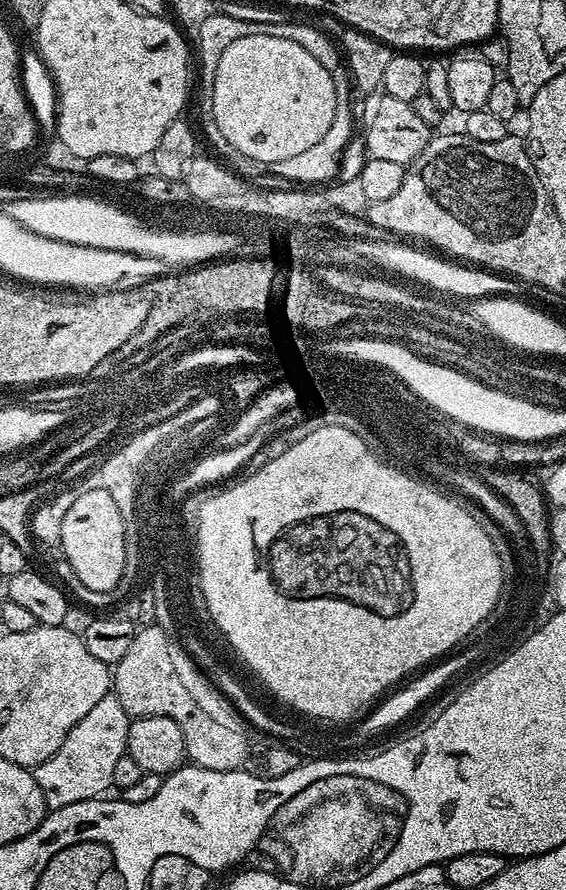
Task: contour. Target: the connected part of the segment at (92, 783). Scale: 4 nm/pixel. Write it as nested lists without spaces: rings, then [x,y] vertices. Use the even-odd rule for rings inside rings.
[[[109,692],[70,730],[66,741],[62,742],[55,754],[33,771],[50,810],[97,799],[107,787],[113,785],[115,763],[127,753],[126,734],[129,733],[131,721],[116,696]]]

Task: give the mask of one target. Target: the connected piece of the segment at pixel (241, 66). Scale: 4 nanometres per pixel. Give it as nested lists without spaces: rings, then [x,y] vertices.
[[[250,34],[246,38],[237,38],[231,46],[226,46],[226,50],[222,50],[222,58],[218,58],[218,70],[210,82],[210,88],[212,88],[211,123],[215,124],[222,138],[226,138],[230,146],[234,146],[234,150],[258,162],[282,162],[282,158],[294,158],[294,154],[303,154],[305,150],[310,150],[310,146],[314,146],[314,142],[318,142],[318,138],[322,138],[322,134],[326,134],[326,130],[330,130],[330,122],[334,122],[336,109],[334,78],[328,73],[326,66],[322,66],[322,62],[314,58],[314,54],[302,50],[298,42],[290,42],[286,34],[280,34],[280,36],[279,34]]]

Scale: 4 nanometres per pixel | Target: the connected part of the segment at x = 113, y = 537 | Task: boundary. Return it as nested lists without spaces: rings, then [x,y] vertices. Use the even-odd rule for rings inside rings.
[[[106,490],[81,491],[80,496],[74,498],[74,506],[66,510],[66,518],[62,518],[62,538],[58,548],[87,590],[115,593],[126,564],[123,532],[124,524],[117,502],[110,498],[110,494],[106,494]]]

